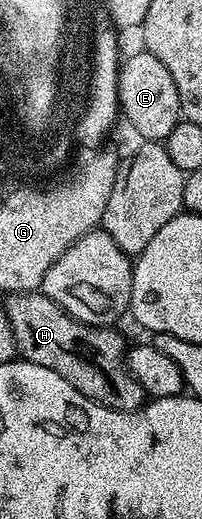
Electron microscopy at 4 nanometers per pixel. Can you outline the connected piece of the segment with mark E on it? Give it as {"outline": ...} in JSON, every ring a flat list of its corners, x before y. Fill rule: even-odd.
{"outline":[[137,49,128,60,119,64,117,73,117,97,119,114,129,123,144,141,163,141,170,137,170,129,178,125,182,118,178,88,174,86,174,77,170,77,170,69,154,57,154,53]]}

